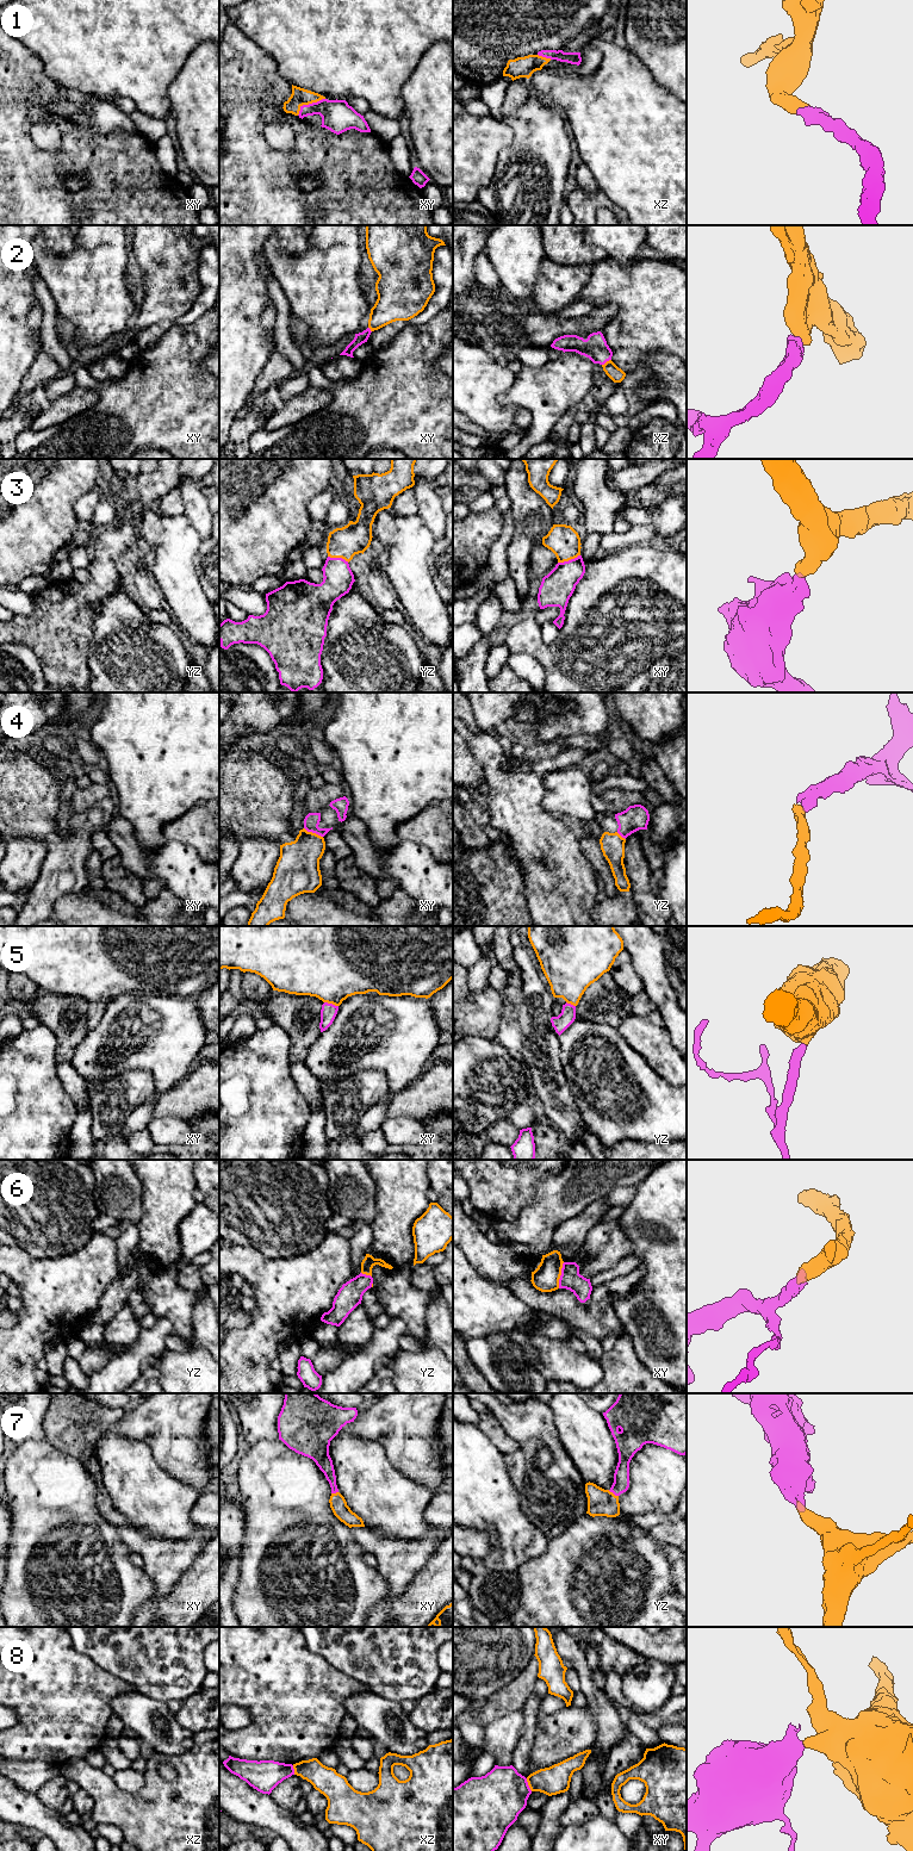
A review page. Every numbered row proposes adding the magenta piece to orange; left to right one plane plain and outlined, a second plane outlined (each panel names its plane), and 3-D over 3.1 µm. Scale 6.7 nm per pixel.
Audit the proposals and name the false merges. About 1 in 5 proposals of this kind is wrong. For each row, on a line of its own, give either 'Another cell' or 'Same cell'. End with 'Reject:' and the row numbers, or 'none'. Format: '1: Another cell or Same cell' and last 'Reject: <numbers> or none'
1: Same cell
2: Same cell
3: Same cell
4: Same cell
5: Same cell
6: Same cell
7: Same cell
8: Another cell
Reject: 8

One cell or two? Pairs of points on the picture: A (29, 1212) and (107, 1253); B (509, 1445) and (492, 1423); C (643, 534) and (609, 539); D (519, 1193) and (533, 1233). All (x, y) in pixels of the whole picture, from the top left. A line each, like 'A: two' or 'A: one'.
A: two
B: one
C: one
D: two

